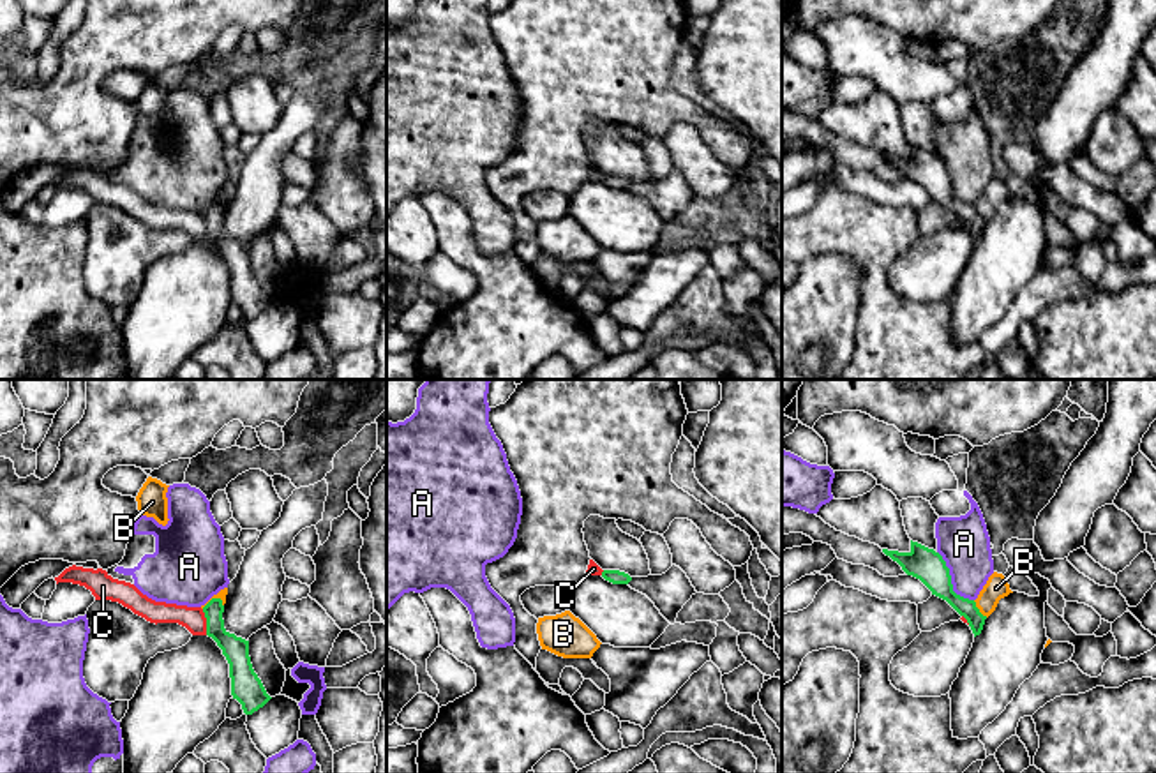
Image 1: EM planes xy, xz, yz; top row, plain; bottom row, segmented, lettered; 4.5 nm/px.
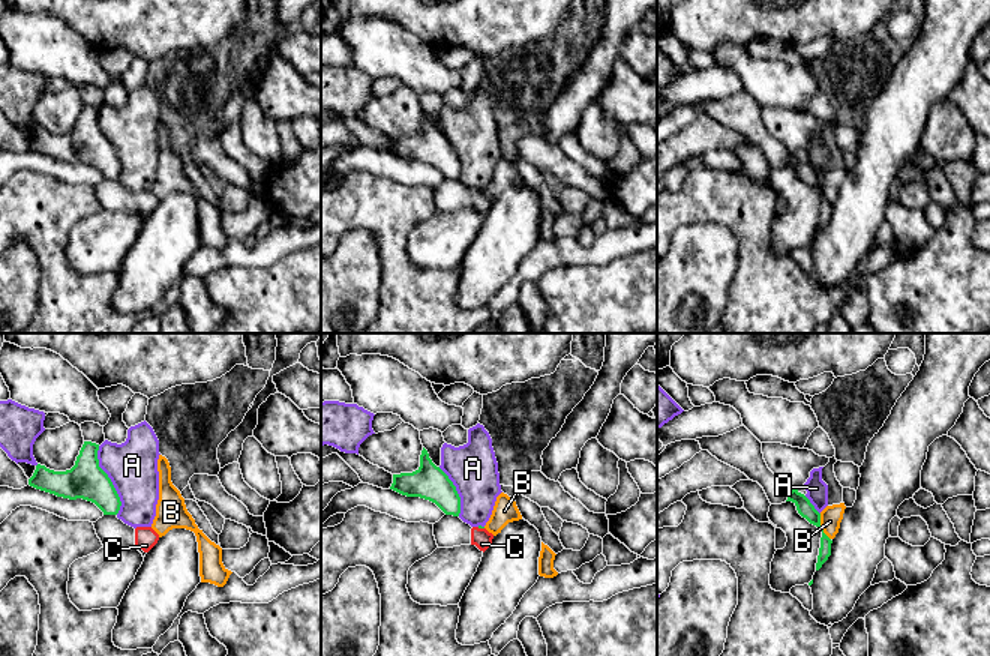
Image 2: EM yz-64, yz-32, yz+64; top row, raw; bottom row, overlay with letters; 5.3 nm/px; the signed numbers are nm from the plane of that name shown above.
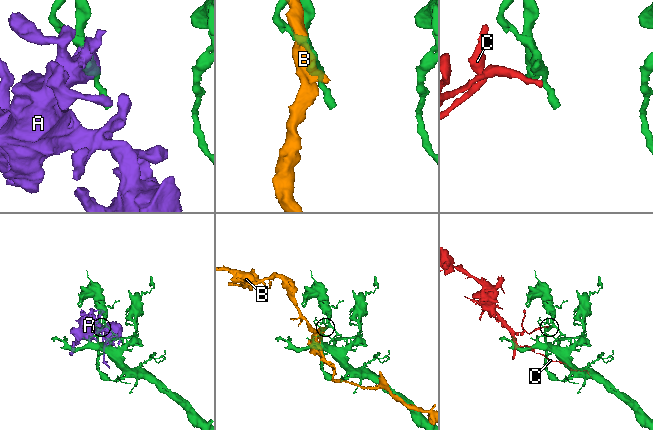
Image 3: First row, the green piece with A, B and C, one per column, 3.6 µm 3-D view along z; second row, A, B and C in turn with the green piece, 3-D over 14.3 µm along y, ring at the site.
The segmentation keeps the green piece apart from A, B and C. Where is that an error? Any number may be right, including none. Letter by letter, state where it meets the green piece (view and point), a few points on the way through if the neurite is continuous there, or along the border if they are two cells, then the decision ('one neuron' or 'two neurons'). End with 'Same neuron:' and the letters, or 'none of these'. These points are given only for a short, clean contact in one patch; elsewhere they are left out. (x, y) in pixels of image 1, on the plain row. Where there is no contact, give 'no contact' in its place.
A: meets green in yz at (950, 186); two neurons
B: meets green in yz at (978, 214); two neurons
C: meets green in xy at (207, 226); border along xy (202, 214), (207, 225), (207, 239); two neurons
Same neuron: none of these

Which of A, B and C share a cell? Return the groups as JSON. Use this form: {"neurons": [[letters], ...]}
{"neurons": [["A"], ["B"], ["C"]]}

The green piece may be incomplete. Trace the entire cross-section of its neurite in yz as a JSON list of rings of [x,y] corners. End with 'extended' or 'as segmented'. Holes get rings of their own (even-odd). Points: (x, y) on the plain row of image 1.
[[[912,145],[909,157],[888,154],[882,154],[882,157],[897,166],[907,180],[920,184],[932,199],[946,205],[964,221],[974,242],[981,238],[987,221],[980,217],[974,205],[964,203],[953,196],[950,173],[939,157]]]; as segmented

